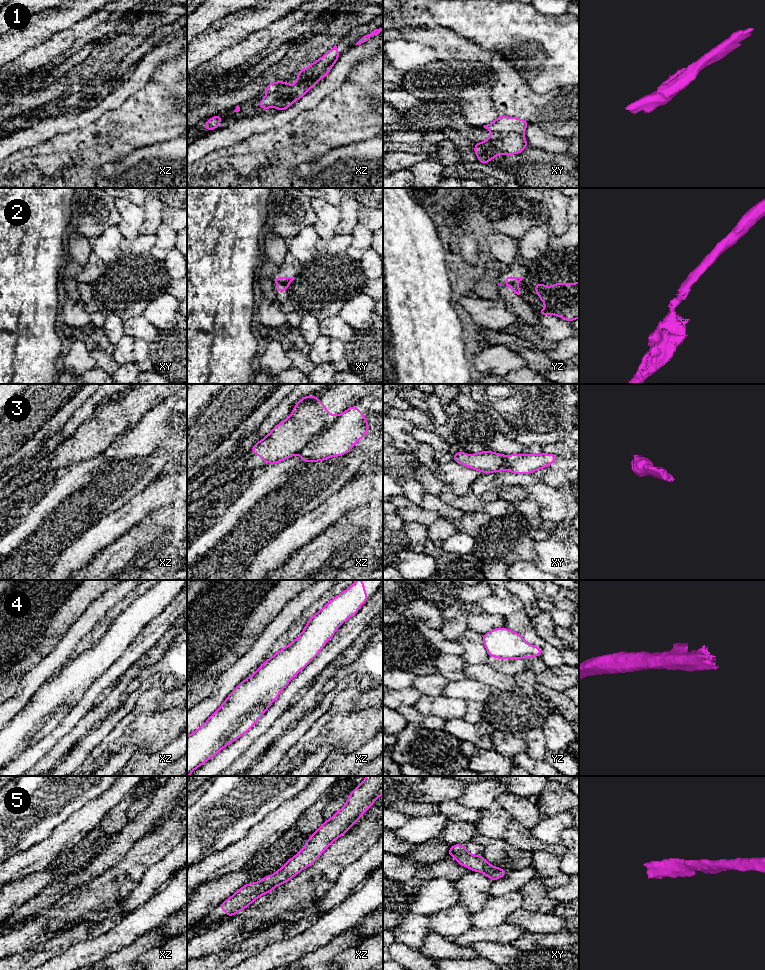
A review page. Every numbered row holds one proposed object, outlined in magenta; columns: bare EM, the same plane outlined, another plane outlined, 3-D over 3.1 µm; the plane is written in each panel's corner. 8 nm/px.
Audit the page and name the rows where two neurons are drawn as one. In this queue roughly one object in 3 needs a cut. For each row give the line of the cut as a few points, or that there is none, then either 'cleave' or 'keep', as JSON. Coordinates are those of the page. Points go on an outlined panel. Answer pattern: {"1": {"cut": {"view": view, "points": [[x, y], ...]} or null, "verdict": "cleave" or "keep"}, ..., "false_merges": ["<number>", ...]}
{"1": {"cut": {"view": "xz", "points": [[309, 89], [299, 84], [287, 85], [268, 95]]}, "verdict": "cleave"}, "2": {"cut": {"view": "xy", "points": [[282, 283], [287, 285]]}, "verdict": "cleave"}, "3": {"cut": {"view": "xz", "points": [[338, 416], [325, 431], [298, 452]]}, "verdict": "cleave"}, "4": {"cut": null, "verdict": "keep"}, "5": {"cut": null, "verdict": "keep"}, "false_merges": ["1", "2", "3"]}

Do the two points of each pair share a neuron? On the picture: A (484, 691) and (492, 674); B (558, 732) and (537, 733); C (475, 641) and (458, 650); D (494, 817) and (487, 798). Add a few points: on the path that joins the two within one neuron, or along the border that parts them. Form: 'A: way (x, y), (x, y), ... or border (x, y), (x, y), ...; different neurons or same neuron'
A: border (466, 677), (472, 680), (479, 680), (494, 688); different neurons
B: border (540, 727), (547, 741); different neurons
C: border (457, 641), (463, 647), (463, 654), (461, 656); different neurons
D: border (494, 803), (482, 811); different neurons

